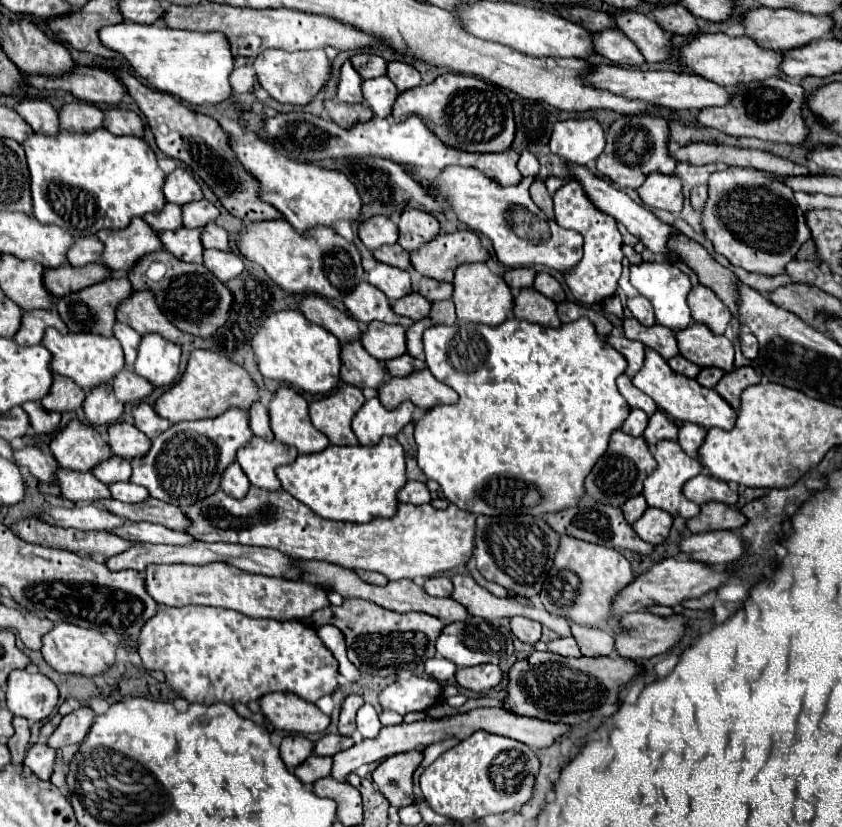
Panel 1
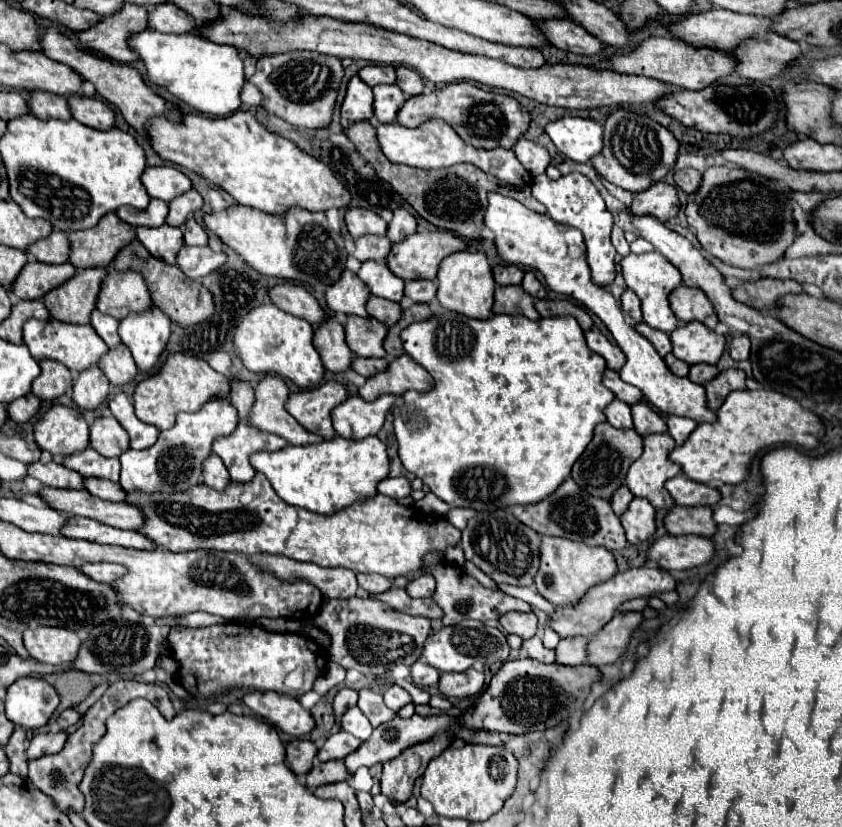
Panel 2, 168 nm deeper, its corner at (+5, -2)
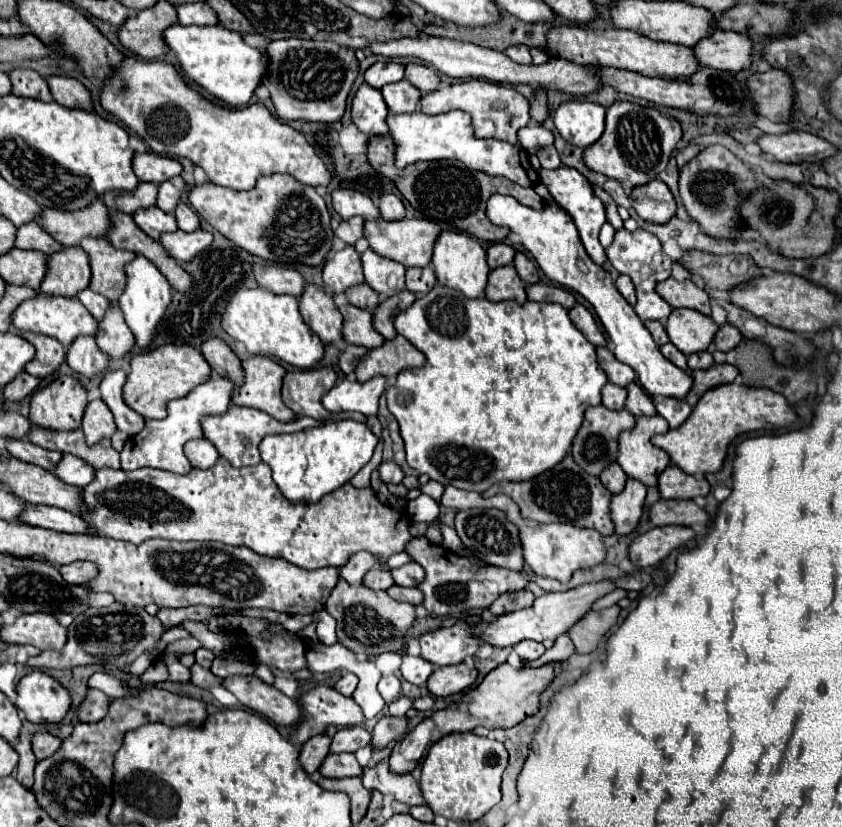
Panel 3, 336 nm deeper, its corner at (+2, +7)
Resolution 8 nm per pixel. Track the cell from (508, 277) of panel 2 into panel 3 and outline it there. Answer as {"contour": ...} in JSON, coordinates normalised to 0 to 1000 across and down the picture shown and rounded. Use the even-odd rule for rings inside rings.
{"contour":[[[591,293],[591,295],[584,295],[577,305],[577,312],[580,312],[580,322],[587,326],[587,324],[594,324],[594,322],[601,322],[601,319],[608,319],[610,314],[610,307],[613,302],[599,293]]]}

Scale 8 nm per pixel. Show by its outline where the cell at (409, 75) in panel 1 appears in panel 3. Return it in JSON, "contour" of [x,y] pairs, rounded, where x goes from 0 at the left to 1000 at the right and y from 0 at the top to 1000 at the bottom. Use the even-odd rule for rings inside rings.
{"contour":[[[499,77],[482,80],[482,97],[489,99],[501,114],[515,111],[523,102],[523,92],[518,89],[518,85],[513,85],[508,80],[499,80]]]}

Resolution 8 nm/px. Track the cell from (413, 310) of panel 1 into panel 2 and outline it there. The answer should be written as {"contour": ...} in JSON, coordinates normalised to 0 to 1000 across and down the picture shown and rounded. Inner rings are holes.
{"contour":[[[441,357],[436,364],[436,376],[448,388],[457,391],[460,395],[467,395],[467,391],[471,391],[471,386],[476,386],[479,371],[476,371],[476,366],[467,366],[467,364]]]}

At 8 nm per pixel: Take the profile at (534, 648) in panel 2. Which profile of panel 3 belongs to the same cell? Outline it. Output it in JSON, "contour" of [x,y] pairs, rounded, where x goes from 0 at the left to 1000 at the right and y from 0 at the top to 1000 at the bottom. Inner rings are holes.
{"contour":[[[622,774],[622,776],[615,776],[610,781],[610,788],[620,796],[620,798],[637,798],[646,791],[646,779],[641,776],[632,776],[632,774]]]}

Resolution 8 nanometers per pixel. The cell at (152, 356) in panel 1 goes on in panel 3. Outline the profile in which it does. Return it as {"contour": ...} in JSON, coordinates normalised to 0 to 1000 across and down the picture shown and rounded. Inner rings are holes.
{"contour":[[[162,307],[162,312],[154,319],[150,319],[150,348],[147,348],[140,368],[147,377],[150,392],[154,394],[154,399],[162,406],[164,418],[171,421],[181,414],[181,409],[185,404],[185,394],[188,394],[195,375],[200,372],[202,360],[204,360],[202,343],[192,334],[192,329],[176,312],[171,312],[169,307]]]}

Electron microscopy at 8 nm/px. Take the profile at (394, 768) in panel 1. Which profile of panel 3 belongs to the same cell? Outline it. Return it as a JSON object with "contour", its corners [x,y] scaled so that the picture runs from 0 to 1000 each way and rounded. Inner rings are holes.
{"contour":[[[606,803],[591,805],[589,810],[577,815],[572,827],[561,832],[551,842],[551,846],[534,851],[527,859],[518,859],[513,866],[508,866],[508,871],[504,868],[494,880],[489,880],[489,885],[485,885],[480,895],[468,902],[468,909],[463,914],[466,933],[485,936],[489,929],[494,929],[501,921],[508,904],[530,888],[556,885],[556,883],[563,883],[565,878],[577,878],[582,883],[594,880],[594,878],[596,880],[613,878],[625,866],[632,866],[639,859],[639,842],[656,825],[656,820],[658,820],[656,803],[644,805],[644,808],[627,808],[627,805],[608,808]]]}

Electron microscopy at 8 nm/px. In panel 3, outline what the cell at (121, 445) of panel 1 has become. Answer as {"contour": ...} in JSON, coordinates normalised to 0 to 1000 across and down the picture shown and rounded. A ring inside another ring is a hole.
{"contour":[[[121,484],[105,486],[97,505],[97,522],[105,537],[114,537],[121,530],[131,530],[138,522],[133,498],[128,496],[128,491],[124,491]]]}

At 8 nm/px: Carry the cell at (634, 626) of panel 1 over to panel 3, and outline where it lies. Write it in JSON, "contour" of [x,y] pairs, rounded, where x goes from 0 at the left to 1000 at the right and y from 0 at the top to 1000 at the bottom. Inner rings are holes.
{"contour":[[[727,733],[713,740],[701,738],[694,747],[689,747],[689,752],[684,752],[684,757],[679,757],[679,762],[675,764],[677,774],[684,781],[686,791],[701,791],[708,786],[713,771],[732,755],[736,735]]]}

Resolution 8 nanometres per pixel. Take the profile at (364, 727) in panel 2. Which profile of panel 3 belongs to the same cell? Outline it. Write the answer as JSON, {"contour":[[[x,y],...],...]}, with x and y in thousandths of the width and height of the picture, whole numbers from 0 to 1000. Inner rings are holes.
{"contour":[[[375,830],[356,842],[356,873],[347,890],[359,902],[366,892],[385,888],[390,878],[423,878],[432,873],[428,854],[392,830]]]}

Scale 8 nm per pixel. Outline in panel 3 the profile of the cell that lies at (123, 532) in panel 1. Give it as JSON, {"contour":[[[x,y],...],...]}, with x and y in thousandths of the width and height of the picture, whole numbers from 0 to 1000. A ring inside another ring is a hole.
{"contour":[[[31,609],[29,619],[24,622],[24,631],[33,636],[45,636],[45,638],[57,638],[57,641],[81,643],[81,646],[105,643],[105,636],[95,624],[71,614],[62,614],[62,612]]]}

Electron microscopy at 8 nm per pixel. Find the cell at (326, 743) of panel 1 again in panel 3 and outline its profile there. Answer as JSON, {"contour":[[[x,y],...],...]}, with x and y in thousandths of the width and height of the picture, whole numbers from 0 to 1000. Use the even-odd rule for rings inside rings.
{"contour":[[[418,878],[418,880],[406,880],[399,885],[394,895],[392,909],[406,912],[406,909],[423,909],[425,904],[439,902],[442,890],[430,880],[430,878]]]}

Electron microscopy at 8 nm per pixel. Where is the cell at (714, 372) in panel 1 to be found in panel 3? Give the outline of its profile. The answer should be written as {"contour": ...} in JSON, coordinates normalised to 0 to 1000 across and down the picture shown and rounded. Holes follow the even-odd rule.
{"contour":[[[829,426],[817,430],[817,443],[819,447],[834,447],[834,445],[843,445],[848,440],[848,433],[843,426]]]}

